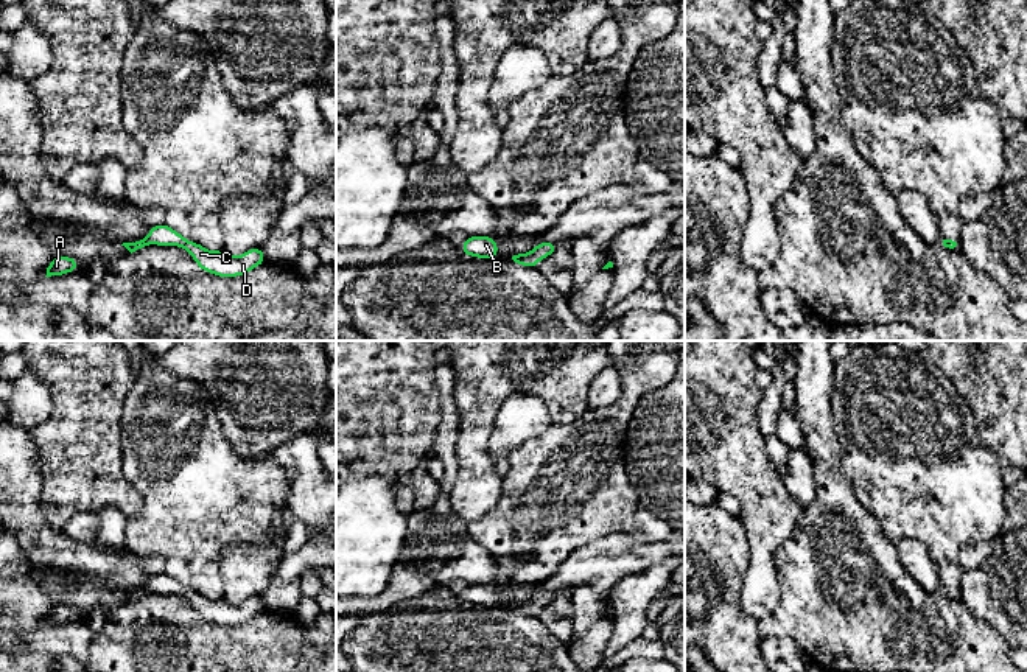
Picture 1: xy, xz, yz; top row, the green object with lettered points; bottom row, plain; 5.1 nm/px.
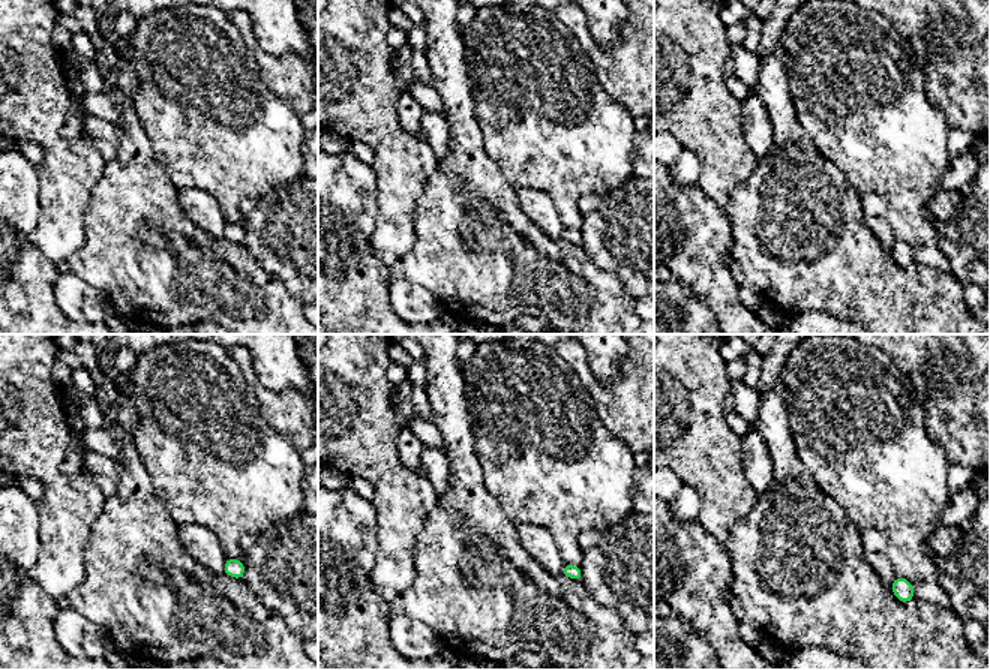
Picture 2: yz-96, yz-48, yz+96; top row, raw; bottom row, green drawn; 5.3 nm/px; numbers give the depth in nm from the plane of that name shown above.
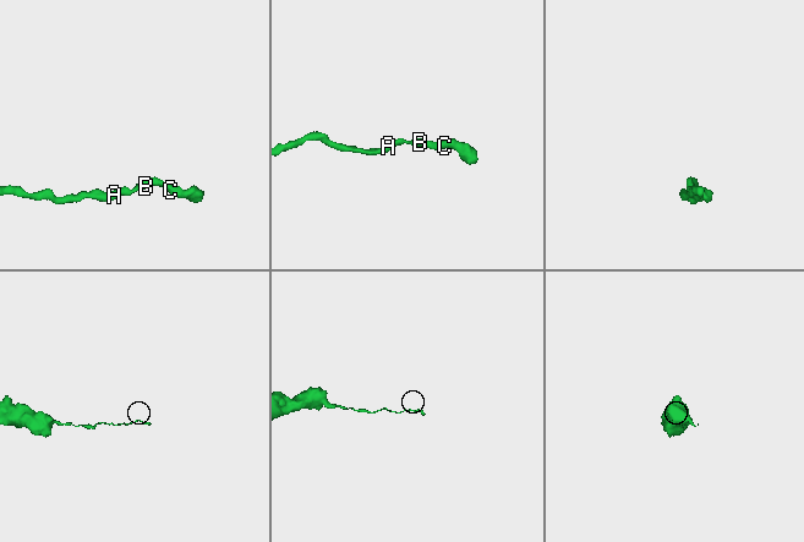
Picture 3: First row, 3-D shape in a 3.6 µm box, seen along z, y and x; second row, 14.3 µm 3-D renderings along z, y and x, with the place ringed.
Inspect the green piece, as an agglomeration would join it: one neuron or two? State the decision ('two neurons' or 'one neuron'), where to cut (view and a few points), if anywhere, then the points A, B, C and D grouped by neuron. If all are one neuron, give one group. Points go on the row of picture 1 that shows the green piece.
one neuron; no cut; A B C D

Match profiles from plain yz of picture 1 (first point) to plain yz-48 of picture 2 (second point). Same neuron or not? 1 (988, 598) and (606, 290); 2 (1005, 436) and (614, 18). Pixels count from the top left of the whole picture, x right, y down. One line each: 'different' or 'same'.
1: different
2: different

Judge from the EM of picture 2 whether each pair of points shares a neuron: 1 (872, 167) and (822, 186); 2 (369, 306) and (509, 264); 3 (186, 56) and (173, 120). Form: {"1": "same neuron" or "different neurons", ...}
{"1": "different neurons", "2": "different neurons", "3": "same neuron"}

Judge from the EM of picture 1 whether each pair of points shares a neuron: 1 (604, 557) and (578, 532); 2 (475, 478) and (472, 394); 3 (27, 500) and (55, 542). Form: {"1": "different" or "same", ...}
{"1": "different", "2": "same", "3": "same"}

